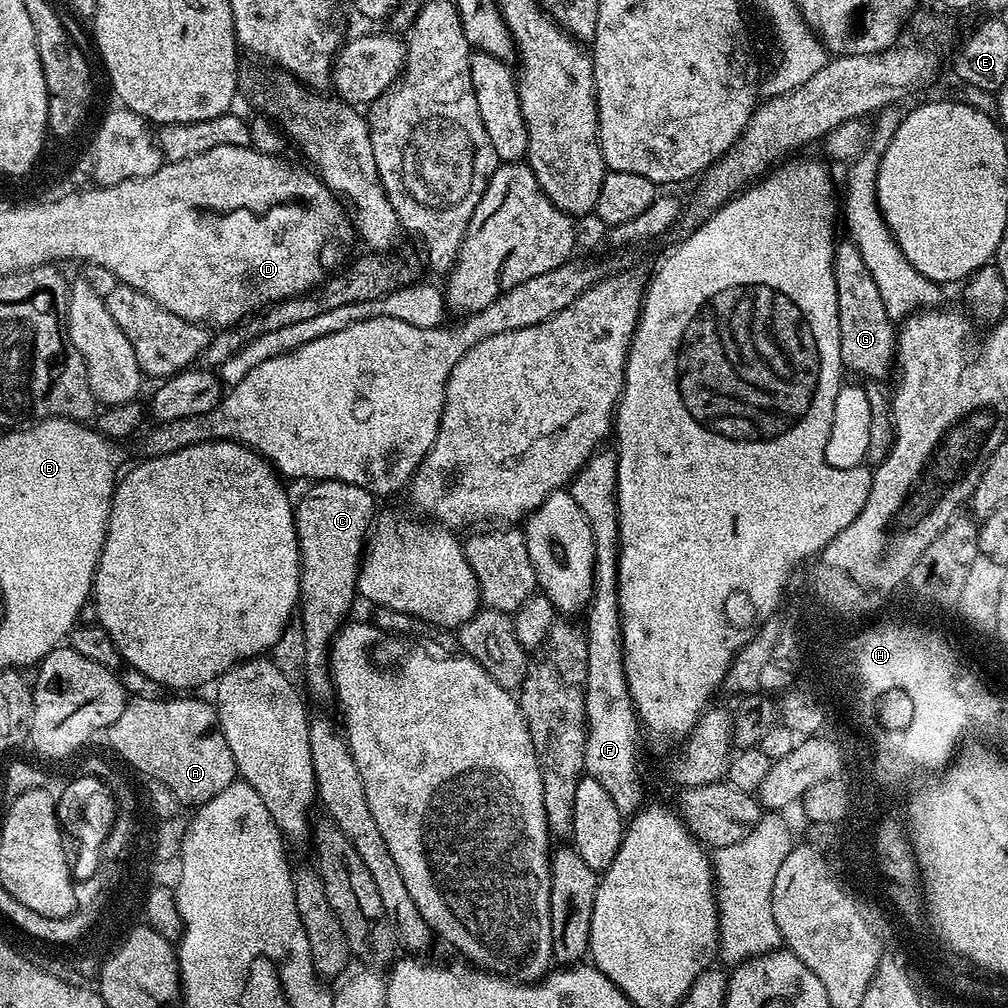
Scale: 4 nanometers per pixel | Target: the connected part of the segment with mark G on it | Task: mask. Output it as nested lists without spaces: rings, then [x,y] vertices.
[[[844,238],[836,245],[834,254],[834,282],[838,294],[838,334],[840,335],[840,363],[845,369],[857,372],[860,376],[869,376],[869,381],[884,382],[894,368],[896,359],[897,325],[890,317],[878,294],[870,270],[858,254],[858,246]]]

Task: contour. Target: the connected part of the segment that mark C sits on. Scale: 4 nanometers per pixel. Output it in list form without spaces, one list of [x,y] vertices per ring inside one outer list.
[[[318,480],[304,492],[301,500],[294,504],[296,513],[296,533],[300,551],[300,599],[298,601],[298,620],[304,623],[304,680],[308,683],[307,695],[316,700],[332,700],[334,689],[332,674],[328,670],[328,653],[332,639],[349,619],[348,611],[352,603],[358,600],[356,579],[360,573],[360,561],[364,554],[370,529],[377,515],[377,497],[362,486],[354,486],[341,480]]]

